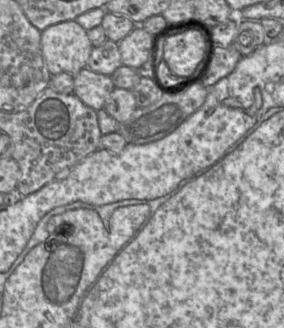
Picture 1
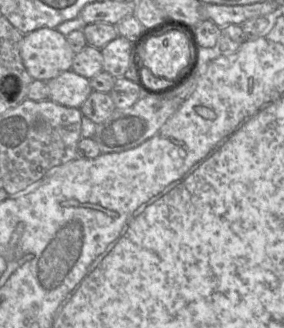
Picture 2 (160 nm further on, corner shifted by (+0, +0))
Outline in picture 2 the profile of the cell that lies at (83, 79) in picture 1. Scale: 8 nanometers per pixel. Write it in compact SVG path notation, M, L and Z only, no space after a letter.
M69 70L46 82L49 100L67 107L80 108L93 92L89 79Z

